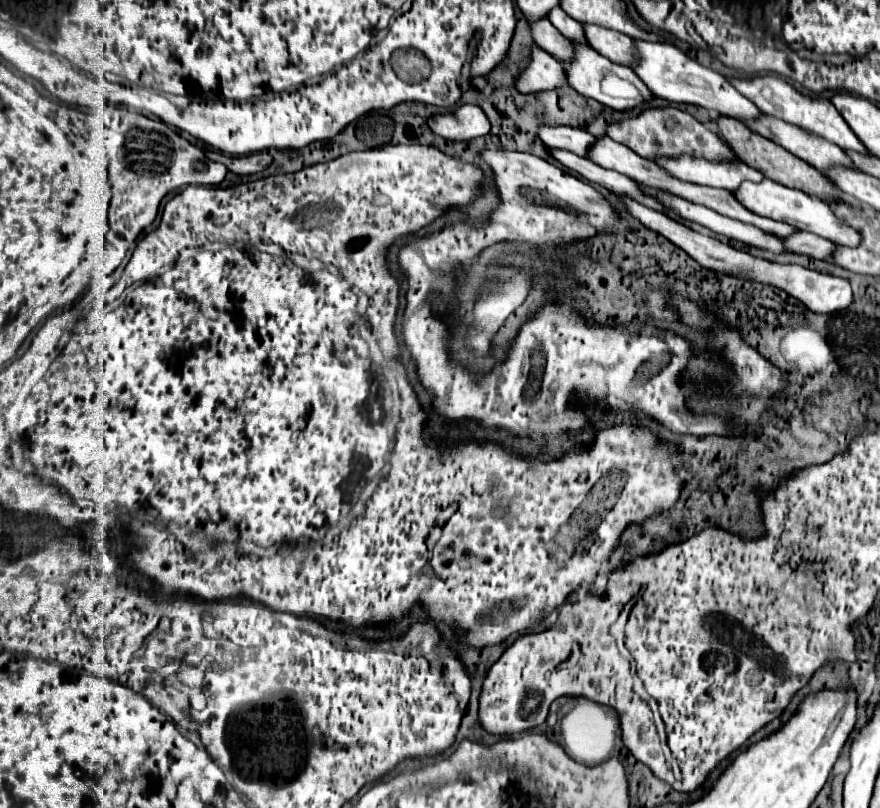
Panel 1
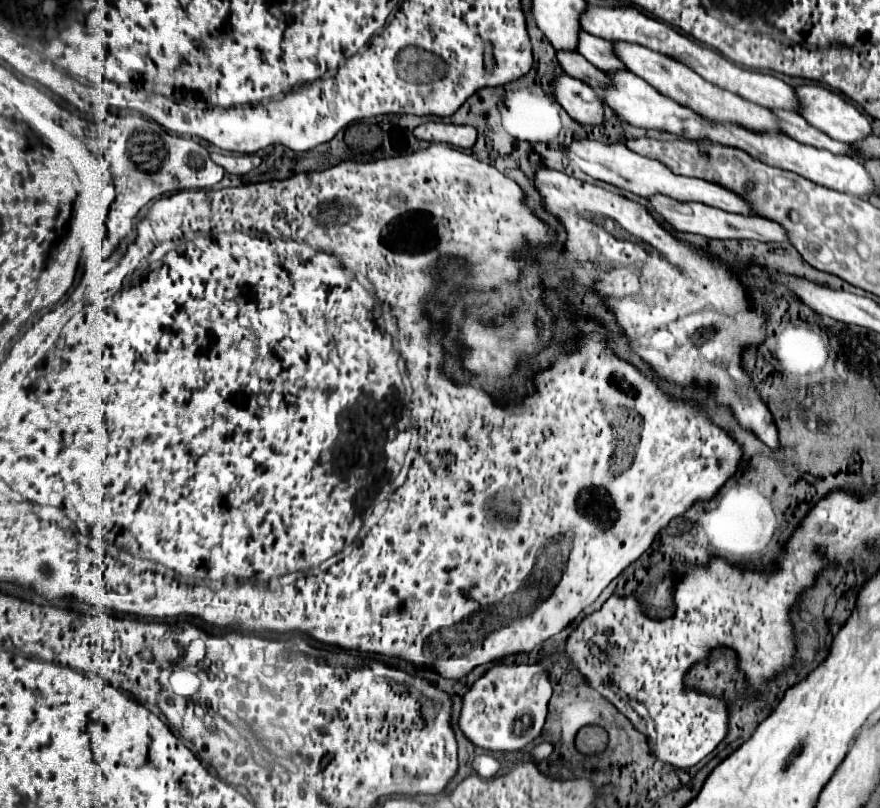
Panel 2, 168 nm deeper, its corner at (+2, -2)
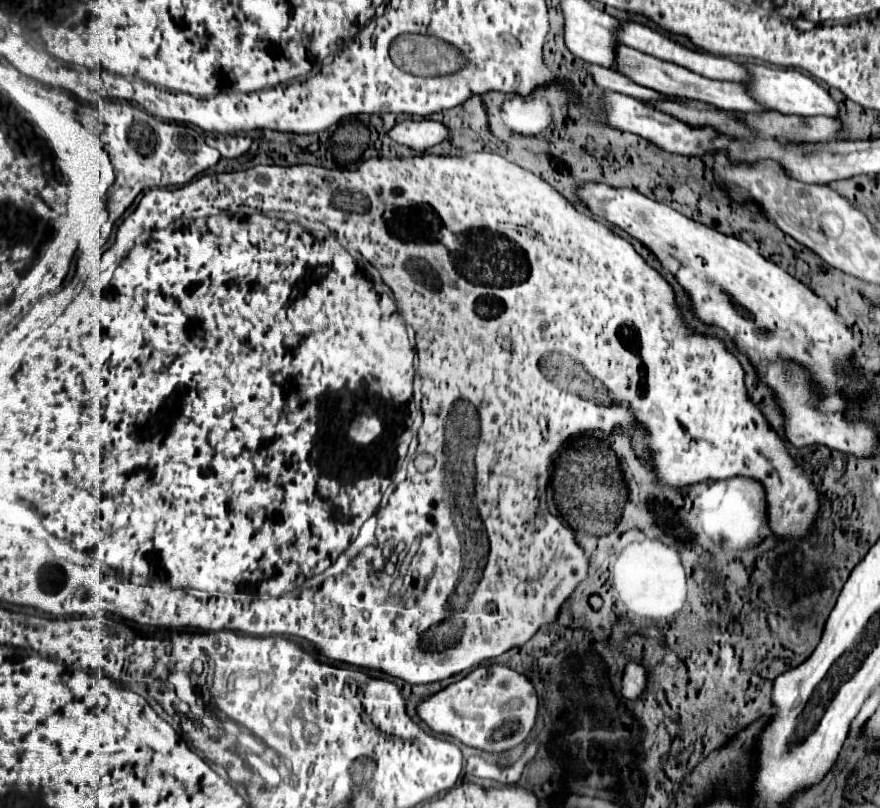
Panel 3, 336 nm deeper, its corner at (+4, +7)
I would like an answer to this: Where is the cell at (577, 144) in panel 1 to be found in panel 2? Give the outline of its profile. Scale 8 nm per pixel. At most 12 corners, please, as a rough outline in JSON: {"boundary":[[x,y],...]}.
{"boundary":[[571,141],[585,175],[647,197],[663,193],[759,215],[747,199],[705,179],[679,177],[625,143]]}

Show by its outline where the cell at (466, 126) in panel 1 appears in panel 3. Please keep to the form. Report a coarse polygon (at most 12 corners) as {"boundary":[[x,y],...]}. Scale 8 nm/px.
{"boundary":[[403,120],[389,130],[395,144],[415,152],[443,142],[435,120]]}

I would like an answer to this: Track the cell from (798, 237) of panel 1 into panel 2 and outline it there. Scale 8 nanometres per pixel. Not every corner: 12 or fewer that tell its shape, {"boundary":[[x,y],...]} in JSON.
{"boundary":[[667,195],[647,197],[675,231],[789,243],[765,217],[727,213]]}

